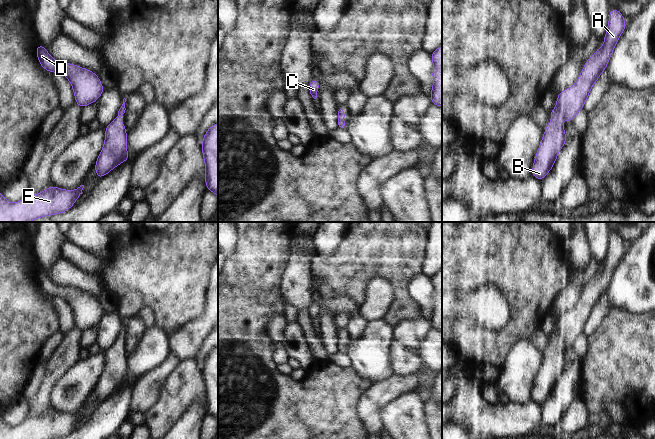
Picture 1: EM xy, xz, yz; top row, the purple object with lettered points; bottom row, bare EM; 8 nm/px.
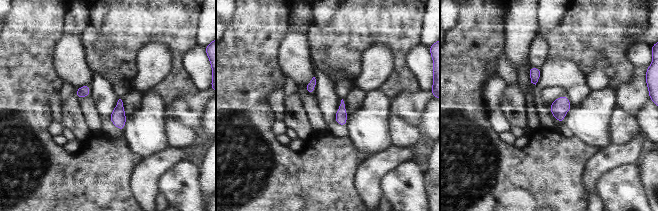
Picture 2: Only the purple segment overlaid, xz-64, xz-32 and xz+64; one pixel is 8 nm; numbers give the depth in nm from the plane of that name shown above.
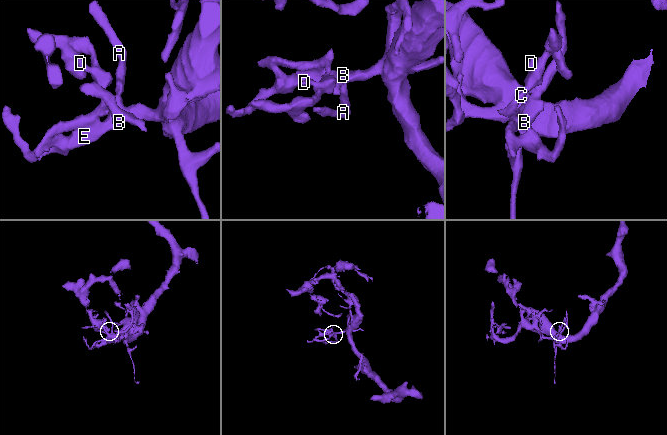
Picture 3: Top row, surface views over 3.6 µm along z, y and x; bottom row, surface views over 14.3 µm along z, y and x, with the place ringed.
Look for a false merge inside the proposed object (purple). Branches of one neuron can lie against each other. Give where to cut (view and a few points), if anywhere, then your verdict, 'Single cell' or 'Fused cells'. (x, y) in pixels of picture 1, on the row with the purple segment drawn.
No split. Single cell

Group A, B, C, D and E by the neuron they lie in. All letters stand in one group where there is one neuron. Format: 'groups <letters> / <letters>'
groups A B C D E

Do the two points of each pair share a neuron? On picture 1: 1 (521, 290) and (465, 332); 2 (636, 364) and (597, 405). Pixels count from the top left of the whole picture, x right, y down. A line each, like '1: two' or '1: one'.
1: one
2: one

